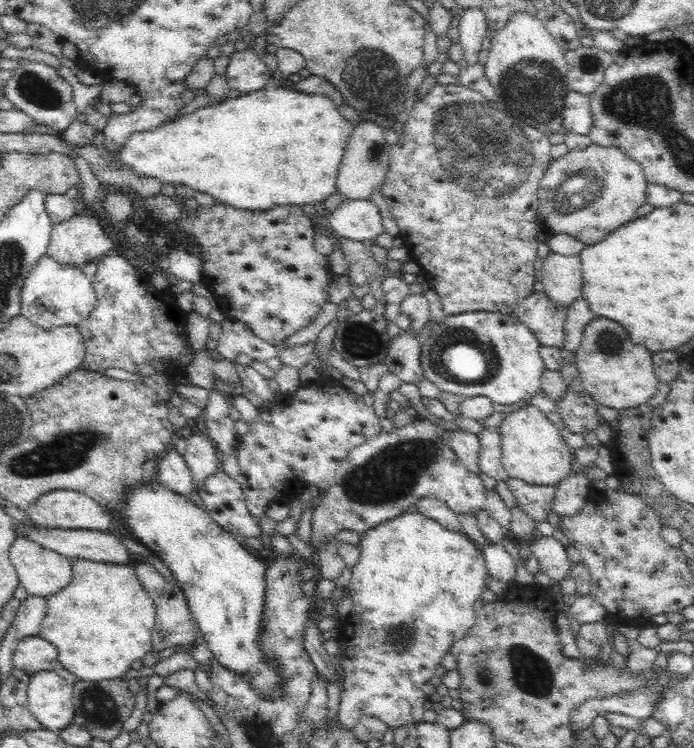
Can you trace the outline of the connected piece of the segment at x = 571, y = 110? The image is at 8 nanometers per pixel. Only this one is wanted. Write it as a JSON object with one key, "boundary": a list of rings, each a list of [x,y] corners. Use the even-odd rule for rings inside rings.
{"boundary":[[[568,90],[563,100],[562,127],[574,134],[588,134],[592,126],[590,97]]]}

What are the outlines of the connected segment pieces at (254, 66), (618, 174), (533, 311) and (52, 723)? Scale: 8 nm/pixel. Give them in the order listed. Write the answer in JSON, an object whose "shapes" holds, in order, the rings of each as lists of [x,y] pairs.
{"shapes":[[[[228,49],[228,64],[223,76],[230,88],[251,93],[264,88],[264,84],[272,78],[272,72],[253,49]]],[[[591,143],[584,149],[570,149],[556,159],[552,159],[538,182],[538,208],[536,218],[544,235],[570,235],[584,243],[586,247],[601,242],[609,232],[630,222],[640,206],[646,204],[647,185],[643,168],[639,162],[626,156],[621,149],[613,146],[598,146]]],[[[543,292],[520,300],[512,316],[532,332],[540,346],[562,346],[567,312],[556,308]]],[[[57,670],[38,671],[25,688],[30,713],[45,730],[62,732],[74,717],[73,685]]]]}

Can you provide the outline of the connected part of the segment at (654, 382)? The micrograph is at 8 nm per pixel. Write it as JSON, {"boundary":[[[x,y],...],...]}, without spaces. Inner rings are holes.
{"boundary":[[[606,318],[586,324],[581,345],[574,353],[577,370],[586,391],[602,406],[622,410],[645,404],[657,392],[659,379],[654,375],[651,354],[640,344],[630,342],[626,330]]]}

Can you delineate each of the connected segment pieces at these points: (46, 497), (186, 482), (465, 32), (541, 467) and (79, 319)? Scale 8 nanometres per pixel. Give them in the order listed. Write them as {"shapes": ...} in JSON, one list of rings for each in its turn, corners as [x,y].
{"shapes":[[[[72,490],[44,493],[28,507],[26,515],[38,527],[107,531],[111,514],[88,495]]],[[[168,452],[164,458],[157,464],[158,471],[155,477],[156,483],[186,498],[190,497],[192,492],[192,477],[190,477],[190,469],[186,467],[184,457],[178,452]]],[[[466,9],[459,14],[459,43],[463,50],[462,66],[475,66],[478,53],[482,50],[482,41],[486,39],[489,28],[486,17],[480,9]]],[[[534,405],[505,414],[496,432],[500,437],[501,463],[509,478],[517,478],[529,485],[556,486],[571,474],[572,449],[554,423]]],[[[40,257],[20,290],[21,316],[44,330],[59,326],[78,326],[96,310],[98,294],[81,268],[61,268],[53,258]]]]}

